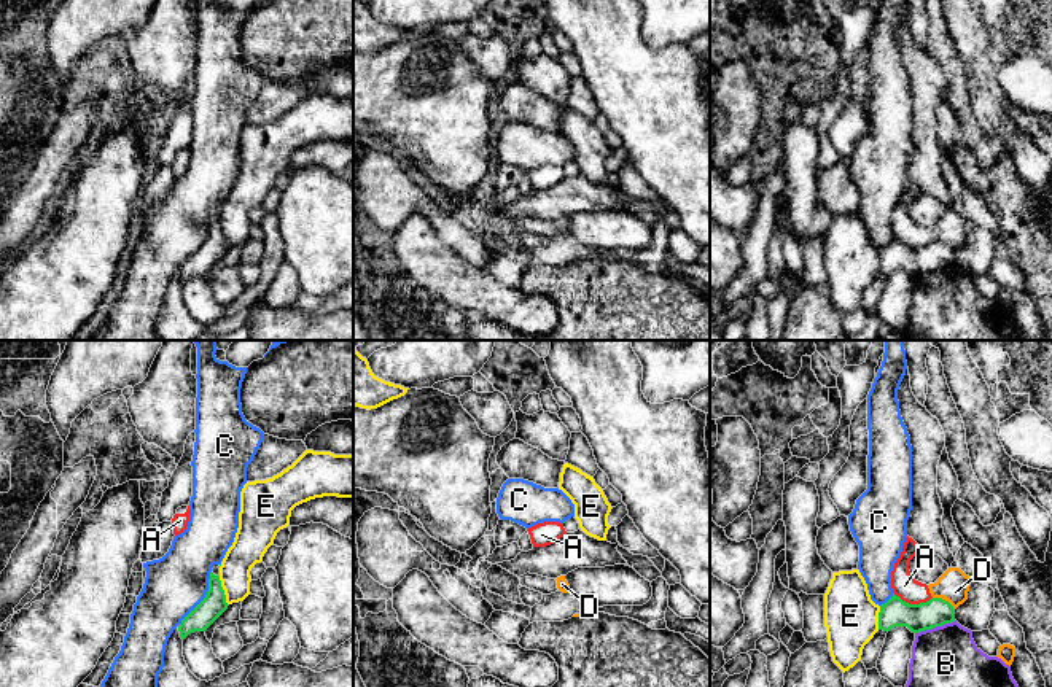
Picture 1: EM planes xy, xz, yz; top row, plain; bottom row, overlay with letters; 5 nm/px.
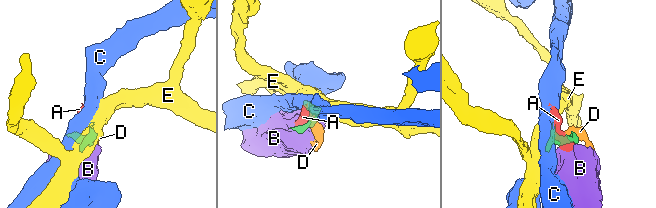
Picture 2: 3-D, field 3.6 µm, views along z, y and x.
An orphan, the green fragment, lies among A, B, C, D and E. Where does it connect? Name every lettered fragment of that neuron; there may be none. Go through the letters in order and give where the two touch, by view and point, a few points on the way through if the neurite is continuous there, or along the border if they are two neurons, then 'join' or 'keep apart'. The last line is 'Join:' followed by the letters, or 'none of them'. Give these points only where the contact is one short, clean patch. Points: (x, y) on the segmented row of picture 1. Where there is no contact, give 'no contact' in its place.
A: contact yz (912, 605); border yz (893, 592), (909, 603), (925, 603), (931, 598); keep apart
B: contact yz (935, 627); border yz (955, 621), (915, 633); keep apart
C: contact xy (204, 598); keep apart
D: contact yz (944, 600); border yz (933, 597), (944, 598), (954, 609); keep apart
E: contact xy (223, 590); keep apart
Join: none of them

